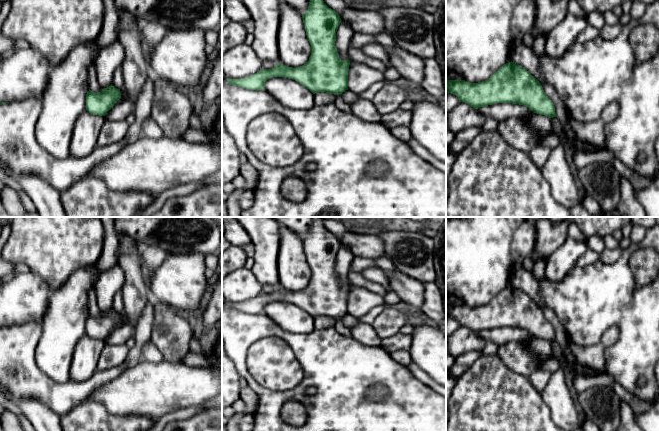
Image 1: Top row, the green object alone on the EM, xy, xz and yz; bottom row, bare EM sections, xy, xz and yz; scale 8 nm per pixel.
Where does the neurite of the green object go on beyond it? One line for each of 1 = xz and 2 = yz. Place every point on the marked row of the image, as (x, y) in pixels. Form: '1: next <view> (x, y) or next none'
1: next none
2: next none

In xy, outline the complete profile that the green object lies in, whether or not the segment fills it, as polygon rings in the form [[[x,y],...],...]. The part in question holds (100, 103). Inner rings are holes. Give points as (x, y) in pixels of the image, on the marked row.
[[[112,84],[99,93],[94,93],[89,89],[86,94],[86,110],[93,115],[105,116],[120,98],[120,89]]]

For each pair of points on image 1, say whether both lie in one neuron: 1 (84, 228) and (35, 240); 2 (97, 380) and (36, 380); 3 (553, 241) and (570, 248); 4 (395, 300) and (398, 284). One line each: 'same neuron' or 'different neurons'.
1: same neuron
2: same neuron
3: different neurons
4: different neurons

